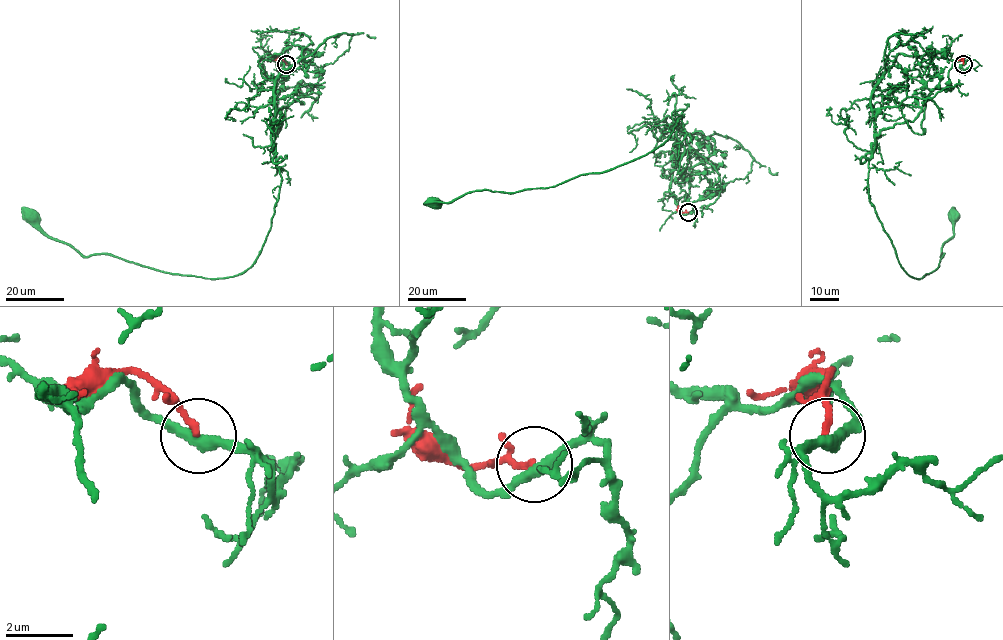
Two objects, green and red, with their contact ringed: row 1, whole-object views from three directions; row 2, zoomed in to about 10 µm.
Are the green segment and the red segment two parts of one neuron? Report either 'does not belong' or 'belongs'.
does not belong

